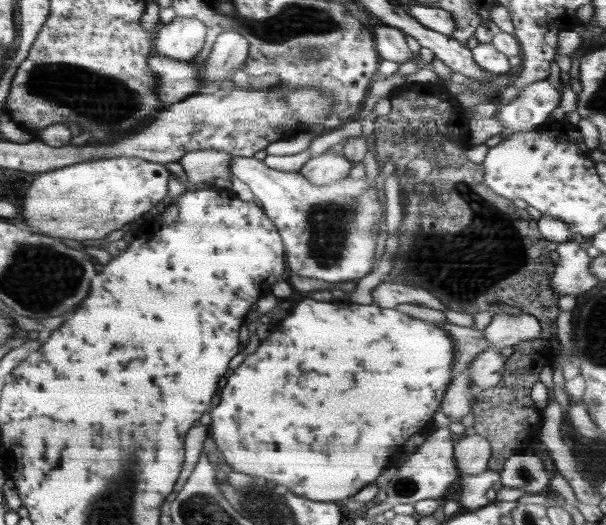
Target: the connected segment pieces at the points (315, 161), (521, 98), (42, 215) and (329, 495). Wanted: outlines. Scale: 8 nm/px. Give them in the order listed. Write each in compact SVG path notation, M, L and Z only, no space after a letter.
M324 151L309 159L301 168L302 175L316 185L328 185L346 176L352 168L352 162L342 152Z
M538 80L524 88L515 100L500 107L494 116L504 129L528 132L548 120L560 100L561 94L548 80Z
M140 157L113 158L74 164L40 174L23 198L24 226L48 236L98 240L148 212L169 193L170 172Z
M310 298L310 300L302 300L302 302L298 302L298 304L294 306L292 314L284 318L282 326L280 326L278 330L274 330L274 332L270 334L270 338L268 338L266 342L262 342L262 344L256 348L256 352L254 352L252 356L248 356L248 358L232 372L232 376L226 380L226 388L224 388L222 394L220 394L222 398L219 398L218 406L210 411L212 420L212 424L210 424L210 428L212 428L212 430L210 430L210 437L214 439L218 450L224 455L225 462L232 467L234 472L260 474L260 476L264 476L264 478L268 478L268 480L274 480L274 482L278 482L278 484L288 486L288 490L290 490L290 492L298 492L298 496L310 496L310 500L320 500L320 502L344 500L344 498L356 494L360 488L364 488L364 486L368 486L370 482L374 482L374 480L380 476L380 472L384 470L384 466L390 462L390 458L398 452L398 448L400 448L412 434L416 434L420 428L424 428L424 426L432 420L432 416L434 416L436 410L440 408L442 400L445 400L446 390L448 390L450 384L453 383L452 366L454 366L454 360L456 360L454 340L448 336L448 332L446 332L444 328L438 328L438 326L434 326L434 323L428 323L418 318L412 318L412 316L406 316L406 314L394 310L394 308L380 308L380 306L376 306L376 303L370 304L370 306L368 306L368 304L366 304L366 306L362 306L362 304L348 304L348 306L342 306L342 304L340 304L340 306L338 306L338 304L334 304L334 302L316 302L316 300L312 300L312 298Z

